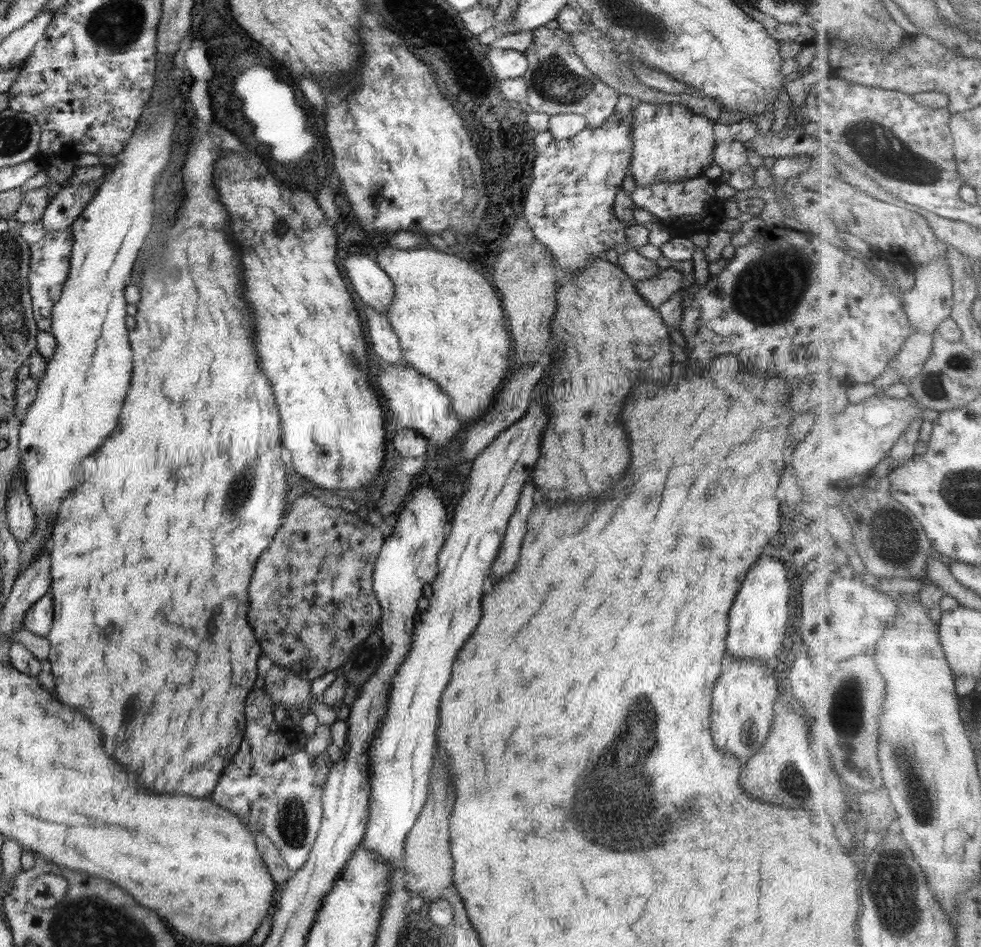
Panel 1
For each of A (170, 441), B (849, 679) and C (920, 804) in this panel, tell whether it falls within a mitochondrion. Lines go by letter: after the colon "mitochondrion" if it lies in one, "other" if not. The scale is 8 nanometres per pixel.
A: other
B: mitochondrion
C: mitochondrion

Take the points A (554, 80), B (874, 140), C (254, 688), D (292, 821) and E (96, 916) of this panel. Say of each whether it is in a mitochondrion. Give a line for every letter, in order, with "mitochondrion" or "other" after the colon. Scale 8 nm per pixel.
A: mitochondrion
B: mitochondrion
C: other
D: mitochondrion
E: mitochondrion

